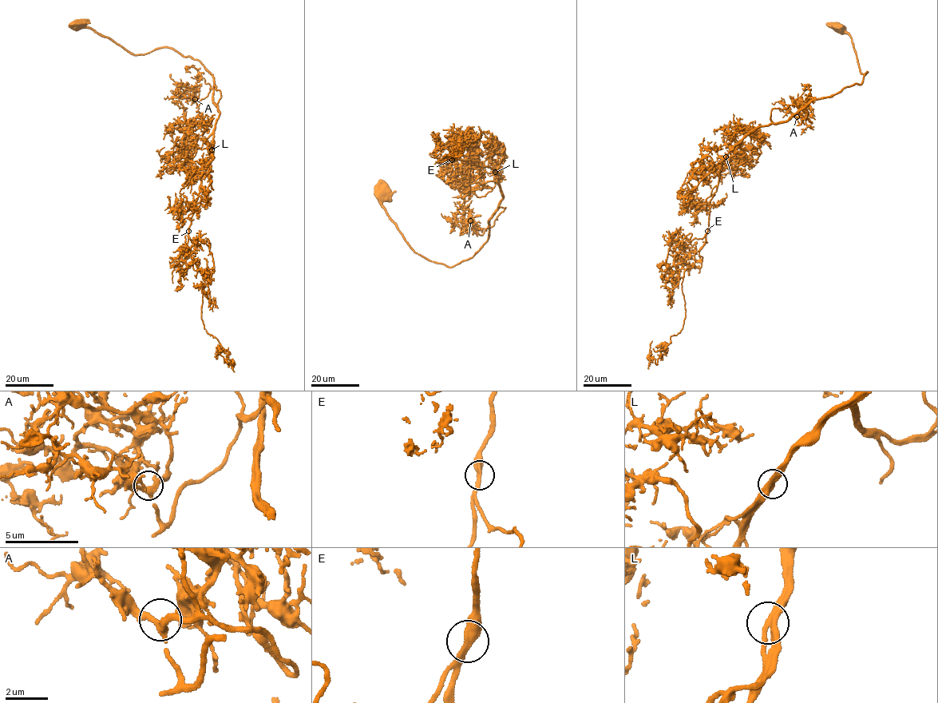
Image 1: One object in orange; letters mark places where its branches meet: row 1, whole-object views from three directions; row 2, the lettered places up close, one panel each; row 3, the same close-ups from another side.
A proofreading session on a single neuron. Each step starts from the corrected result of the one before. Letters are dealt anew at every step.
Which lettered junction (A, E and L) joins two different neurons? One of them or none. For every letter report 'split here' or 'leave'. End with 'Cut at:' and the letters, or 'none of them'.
A: leave
E: leave
L: leave
Cut at: none of them

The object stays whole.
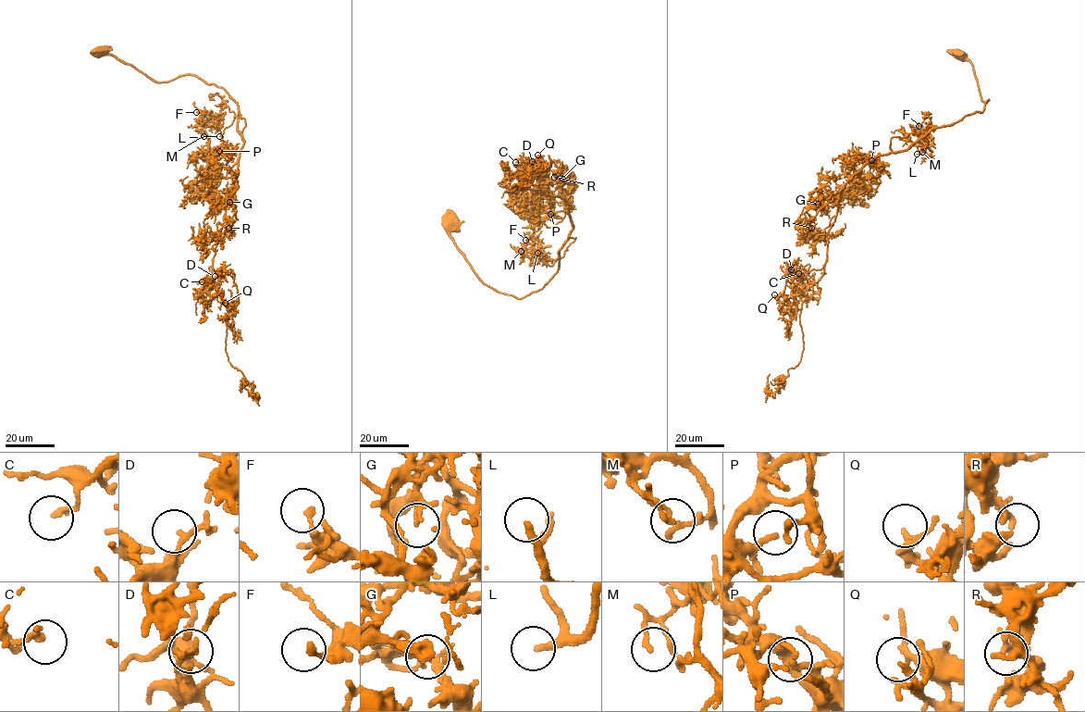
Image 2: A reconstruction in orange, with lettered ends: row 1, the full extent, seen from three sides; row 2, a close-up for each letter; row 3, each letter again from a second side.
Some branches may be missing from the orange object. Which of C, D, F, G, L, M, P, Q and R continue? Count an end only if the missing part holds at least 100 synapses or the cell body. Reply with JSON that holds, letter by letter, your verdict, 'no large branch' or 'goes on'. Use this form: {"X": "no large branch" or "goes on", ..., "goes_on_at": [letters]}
{"C": "no large branch", "D": "no large branch", "F": "no large branch", "G": "no large branch", "L": "goes on", "M": "no large branch", "P": "no large branch", "Q": "no large branch", "R": "no large branch", "goes_on_at": ["L"]}

